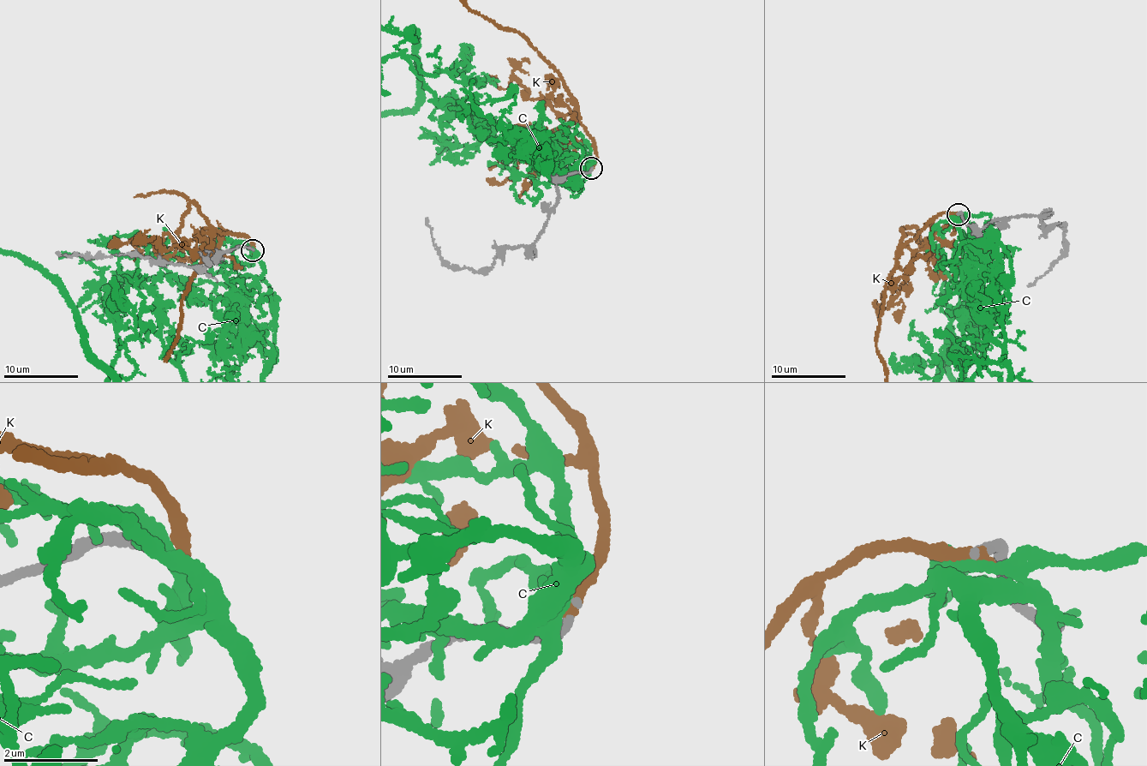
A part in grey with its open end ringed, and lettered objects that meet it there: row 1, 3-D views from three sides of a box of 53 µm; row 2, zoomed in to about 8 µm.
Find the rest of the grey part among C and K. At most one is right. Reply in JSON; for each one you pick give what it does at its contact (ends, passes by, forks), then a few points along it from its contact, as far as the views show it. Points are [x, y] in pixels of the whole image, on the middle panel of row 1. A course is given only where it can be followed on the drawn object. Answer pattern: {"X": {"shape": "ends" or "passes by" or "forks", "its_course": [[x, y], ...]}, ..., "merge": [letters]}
{"K": {"shape": "ends", "its_course": [[592, 168], [596, 146], [572, 98], [528, 41], [469, 8]]}, "merge": ["K"]}

